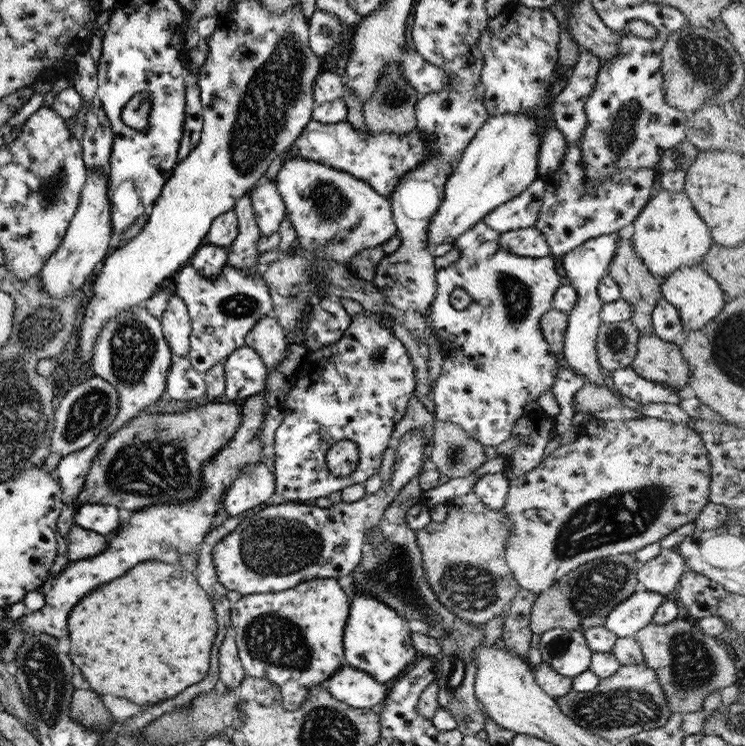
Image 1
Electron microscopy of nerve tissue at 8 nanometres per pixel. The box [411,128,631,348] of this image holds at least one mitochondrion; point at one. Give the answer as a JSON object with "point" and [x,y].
{"point":[518,298]}

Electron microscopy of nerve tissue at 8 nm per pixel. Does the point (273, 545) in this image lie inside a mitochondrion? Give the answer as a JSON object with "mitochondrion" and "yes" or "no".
{"mitochondrion":"yes"}

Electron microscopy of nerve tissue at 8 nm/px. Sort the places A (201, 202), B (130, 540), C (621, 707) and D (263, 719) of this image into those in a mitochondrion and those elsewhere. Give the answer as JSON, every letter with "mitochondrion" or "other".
{"A":"other","B":"other","C":"mitochondrion","D":"other"}

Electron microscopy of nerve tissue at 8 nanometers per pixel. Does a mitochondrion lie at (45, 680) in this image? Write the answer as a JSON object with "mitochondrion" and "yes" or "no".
{"mitochondrion":"yes"}

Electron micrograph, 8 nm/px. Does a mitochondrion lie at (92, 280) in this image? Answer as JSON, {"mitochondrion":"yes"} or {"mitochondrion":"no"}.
{"mitochondrion":"no"}

